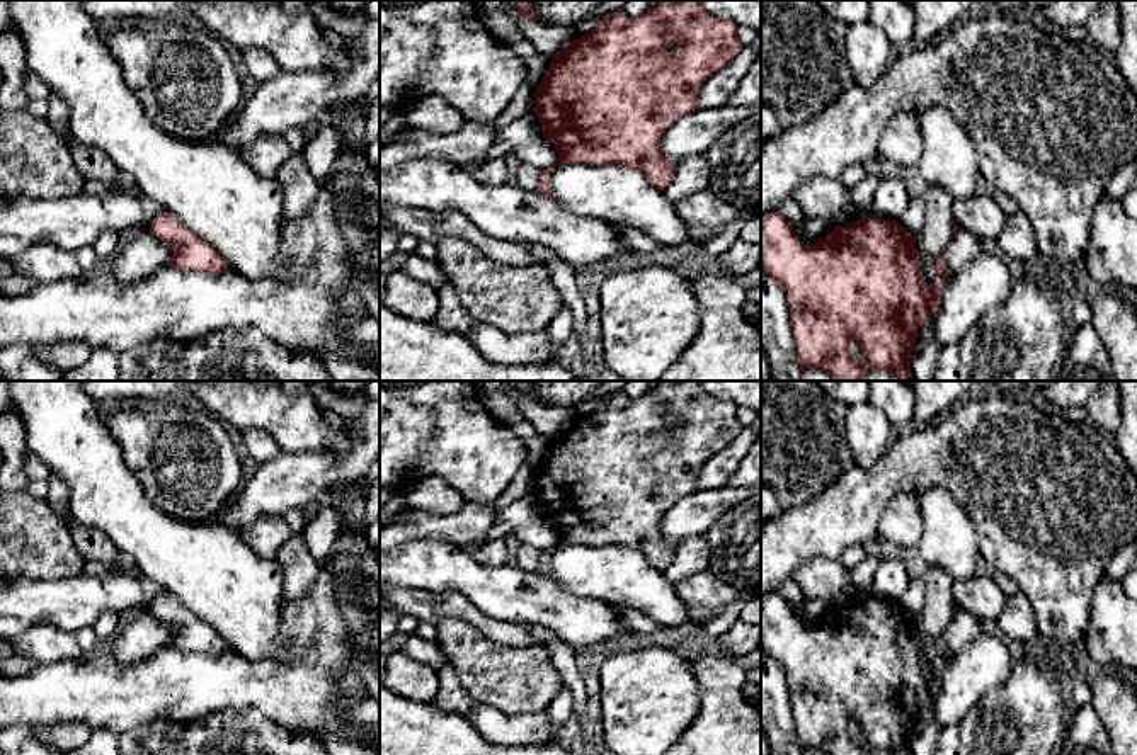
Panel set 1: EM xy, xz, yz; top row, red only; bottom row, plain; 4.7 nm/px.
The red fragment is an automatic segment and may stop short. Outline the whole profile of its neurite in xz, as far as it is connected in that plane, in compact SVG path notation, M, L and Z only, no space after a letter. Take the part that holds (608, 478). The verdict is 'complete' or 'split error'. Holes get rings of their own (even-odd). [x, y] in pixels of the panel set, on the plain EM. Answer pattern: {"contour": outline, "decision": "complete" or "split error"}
{"contour": "M659 381L637 400L616 391L603 396L594 412L553 435L536 468L533 495L540 500L543 519L558 532L557 546L623 546L640 551L655 570L664 571L672 563L676 544L666 539L662 517L679 498L700 490L696 480L701 466L740 430L737 405L710 396L701 381Z", "decision": "complete"}

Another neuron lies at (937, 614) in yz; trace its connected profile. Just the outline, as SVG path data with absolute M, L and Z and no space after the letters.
M928 566L926 600L917 616L916 629L919 633L923 665L933 667L936 661L936 638L946 631L953 619L953 580L940 568Z

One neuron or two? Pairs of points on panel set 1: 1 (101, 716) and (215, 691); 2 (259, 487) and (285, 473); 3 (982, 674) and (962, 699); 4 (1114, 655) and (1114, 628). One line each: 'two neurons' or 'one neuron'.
1: one neuron
2: one neuron
3: one neuron
4: one neuron

